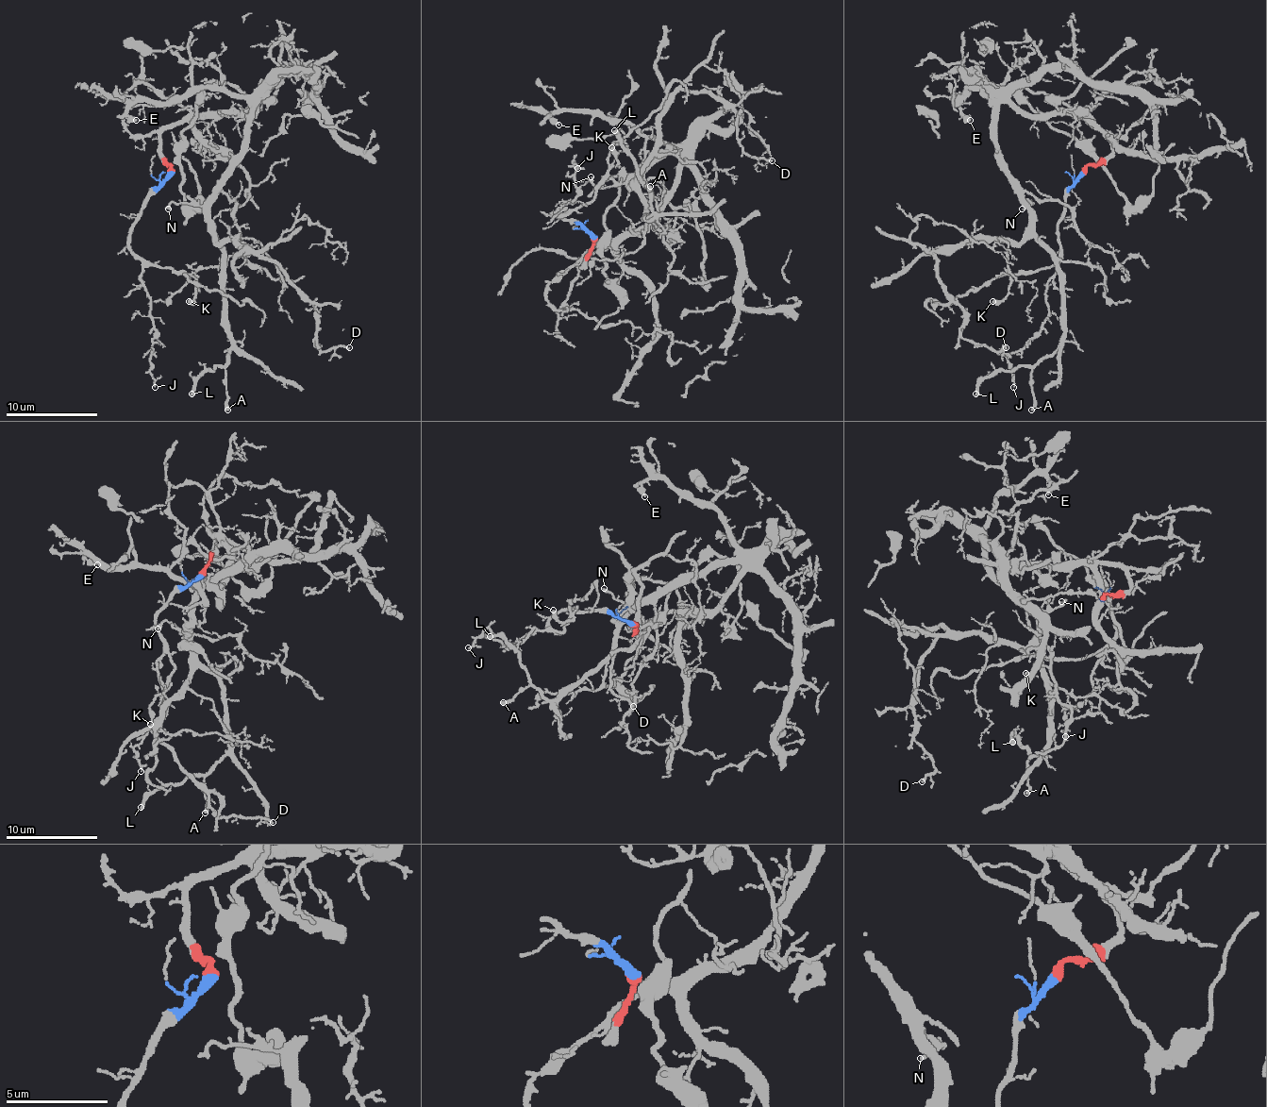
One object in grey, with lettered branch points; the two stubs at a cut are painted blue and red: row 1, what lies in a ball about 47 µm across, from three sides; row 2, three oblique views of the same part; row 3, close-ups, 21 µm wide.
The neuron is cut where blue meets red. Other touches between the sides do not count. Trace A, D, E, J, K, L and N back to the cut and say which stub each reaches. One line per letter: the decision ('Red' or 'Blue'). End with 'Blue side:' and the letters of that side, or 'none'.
A: Red
D: Red
E: Red
J: Blue
K: Blue
L: Red
N: Red
Blue side: J, K

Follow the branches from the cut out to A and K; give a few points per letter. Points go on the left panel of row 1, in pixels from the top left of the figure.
A: (170, 173), (160, 133), (179, 120), (248, 115), (258, 104), (248, 150), (209, 208), (232, 348), (227, 410)
K: (170, 173), (149, 198), (141, 219), (133, 226), (128, 246), (138, 256), (195, 278), (195, 293), (189, 302)

